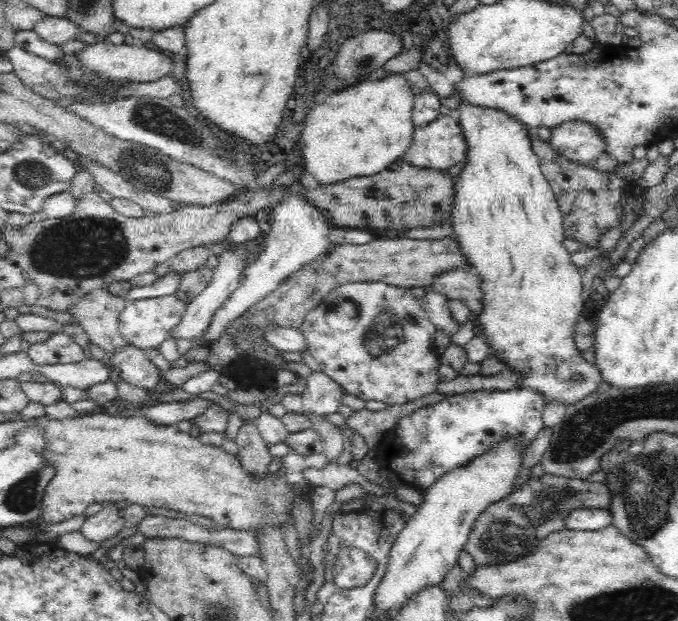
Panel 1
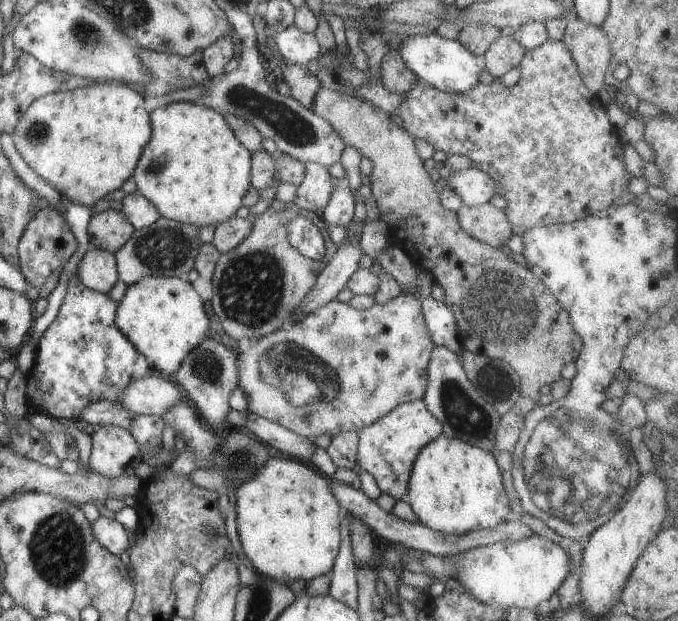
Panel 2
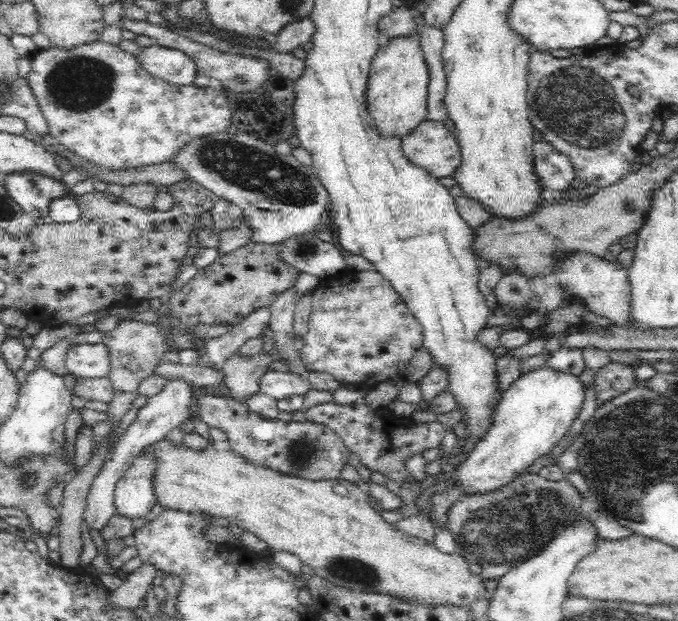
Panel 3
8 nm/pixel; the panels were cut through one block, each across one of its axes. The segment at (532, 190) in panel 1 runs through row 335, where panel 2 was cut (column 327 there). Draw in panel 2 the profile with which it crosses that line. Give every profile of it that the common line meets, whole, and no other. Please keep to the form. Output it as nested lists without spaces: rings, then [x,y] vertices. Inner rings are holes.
[[[273,453],[262,463],[253,478],[237,486],[234,512],[240,548],[255,573],[287,585],[287,582],[295,580],[309,582],[333,568],[341,542],[339,525],[342,513],[327,479],[316,468],[298,459]]]

